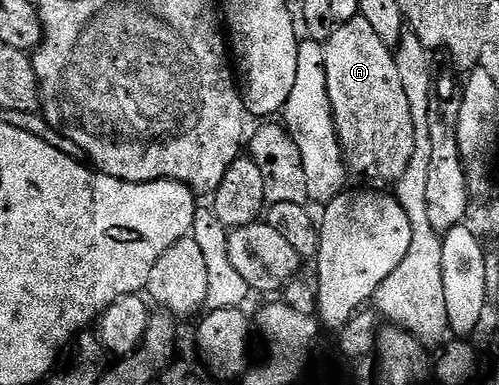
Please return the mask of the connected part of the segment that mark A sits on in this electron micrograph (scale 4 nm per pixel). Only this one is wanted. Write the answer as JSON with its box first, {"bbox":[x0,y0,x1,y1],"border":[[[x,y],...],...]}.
{"bbox":[323,17,416,181],"border":[[[357,17],[337,26],[336,32],[323,44],[326,93],[332,106],[332,120],[345,164],[353,176],[365,175],[368,179],[395,181],[412,162],[416,150],[416,121],[414,109],[406,101],[398,75],[393,48],[383,43],[368,21]]]}

